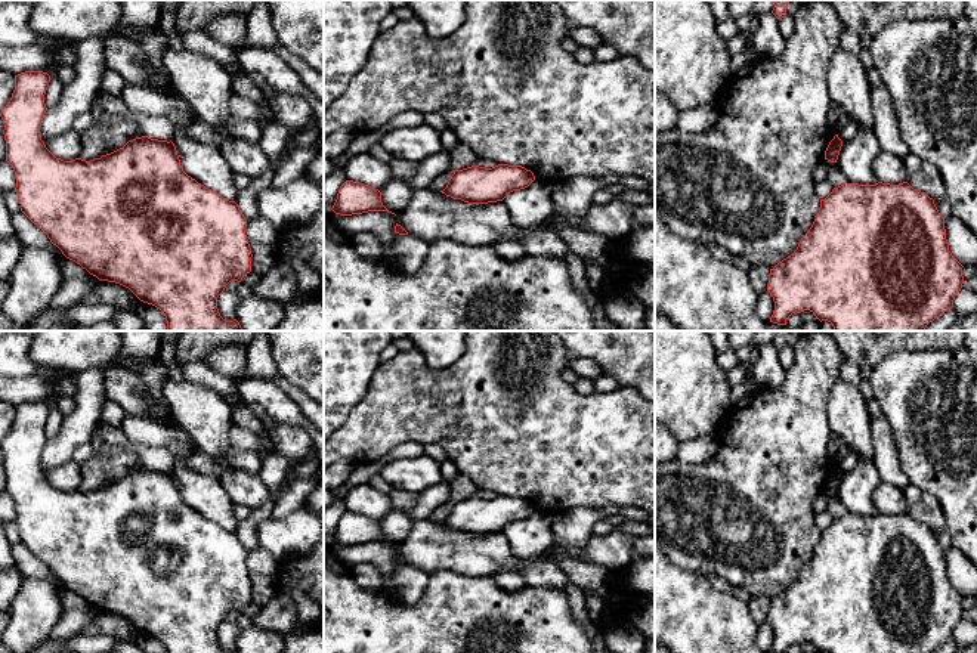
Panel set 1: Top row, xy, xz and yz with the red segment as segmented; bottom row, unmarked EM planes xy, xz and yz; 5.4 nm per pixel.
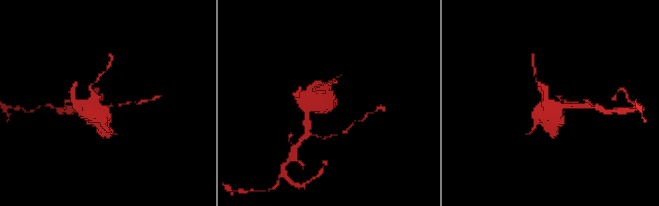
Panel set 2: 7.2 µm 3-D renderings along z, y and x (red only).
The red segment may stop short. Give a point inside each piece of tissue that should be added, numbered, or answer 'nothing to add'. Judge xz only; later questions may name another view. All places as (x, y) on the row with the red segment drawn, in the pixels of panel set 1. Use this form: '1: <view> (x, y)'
nothing to add

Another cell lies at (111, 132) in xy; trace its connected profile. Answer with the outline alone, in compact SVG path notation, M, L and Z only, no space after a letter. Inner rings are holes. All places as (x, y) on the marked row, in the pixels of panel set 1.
M102 114L80 137L80 158L90 161L123 148L129 140L145 136L133 121L117 114Z

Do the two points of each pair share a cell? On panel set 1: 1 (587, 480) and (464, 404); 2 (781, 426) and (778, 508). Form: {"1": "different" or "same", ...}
{"1": "same", "2": "same"}

